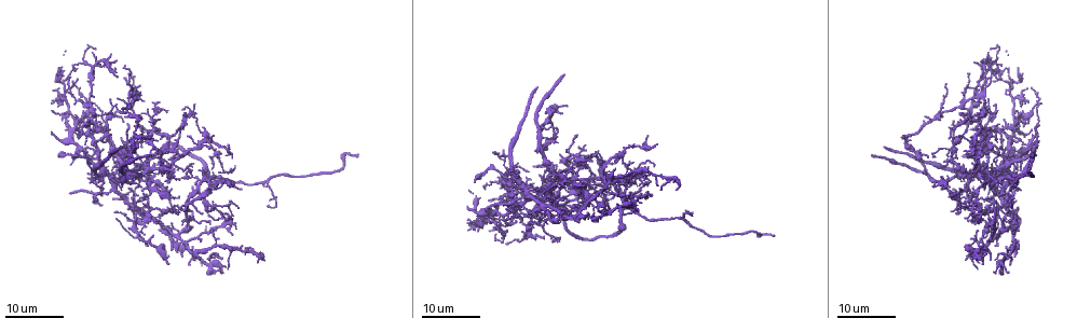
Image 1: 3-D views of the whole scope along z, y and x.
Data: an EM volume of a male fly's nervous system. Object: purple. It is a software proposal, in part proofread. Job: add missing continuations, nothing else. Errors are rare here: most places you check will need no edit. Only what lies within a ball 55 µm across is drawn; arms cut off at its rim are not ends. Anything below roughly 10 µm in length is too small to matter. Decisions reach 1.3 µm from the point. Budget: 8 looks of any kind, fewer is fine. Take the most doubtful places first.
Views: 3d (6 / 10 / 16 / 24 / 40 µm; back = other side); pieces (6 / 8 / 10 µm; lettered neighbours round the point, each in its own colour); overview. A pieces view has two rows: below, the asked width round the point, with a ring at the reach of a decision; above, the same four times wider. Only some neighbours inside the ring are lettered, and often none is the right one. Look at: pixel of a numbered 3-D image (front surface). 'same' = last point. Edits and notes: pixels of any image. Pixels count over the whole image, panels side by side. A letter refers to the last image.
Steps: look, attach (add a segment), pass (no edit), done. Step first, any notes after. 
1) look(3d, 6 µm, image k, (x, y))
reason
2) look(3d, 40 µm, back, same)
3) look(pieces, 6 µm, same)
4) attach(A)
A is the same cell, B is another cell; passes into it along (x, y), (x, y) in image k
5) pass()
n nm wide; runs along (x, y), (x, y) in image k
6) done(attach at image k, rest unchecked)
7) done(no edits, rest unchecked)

look(3d, 24 µm, image 1, (1038, 127))
tapers out

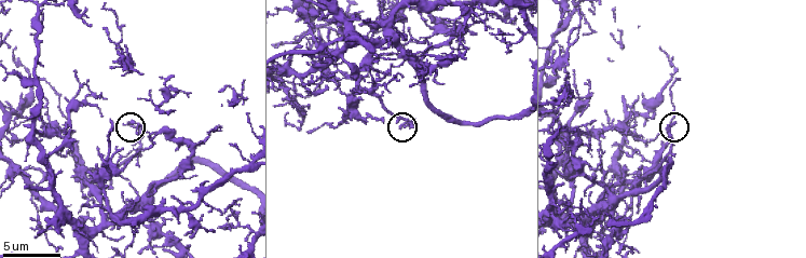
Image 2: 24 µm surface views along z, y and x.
look(pieces, 6 µm, image 2, (673, 124))

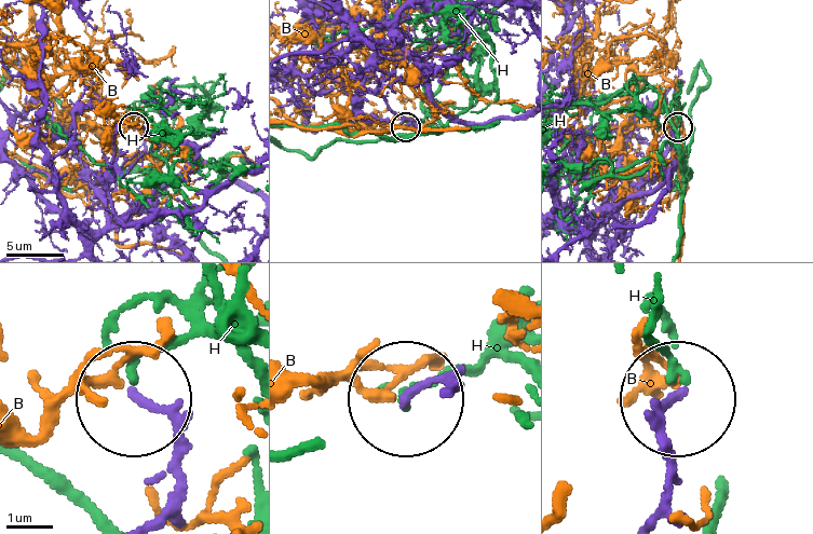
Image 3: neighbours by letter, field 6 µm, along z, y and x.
pass()
160 nm wide; B and H are other cells; runs along (660, 512), (672, 490), (660, 420), (679, 400) in image 3; none of them fits

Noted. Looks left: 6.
look(3d, 10 µm, image 2, (629, 186))
branch stops here

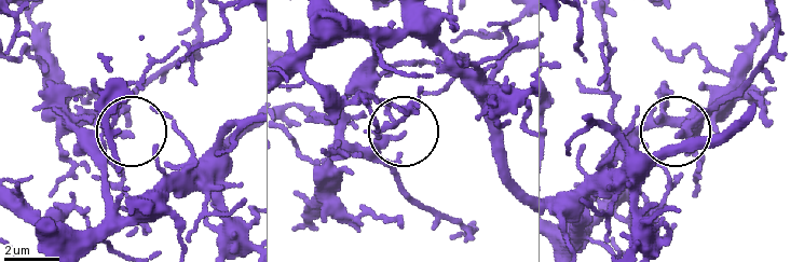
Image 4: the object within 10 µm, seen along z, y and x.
look(pieces, 10 µm, image 4, (679, 135))

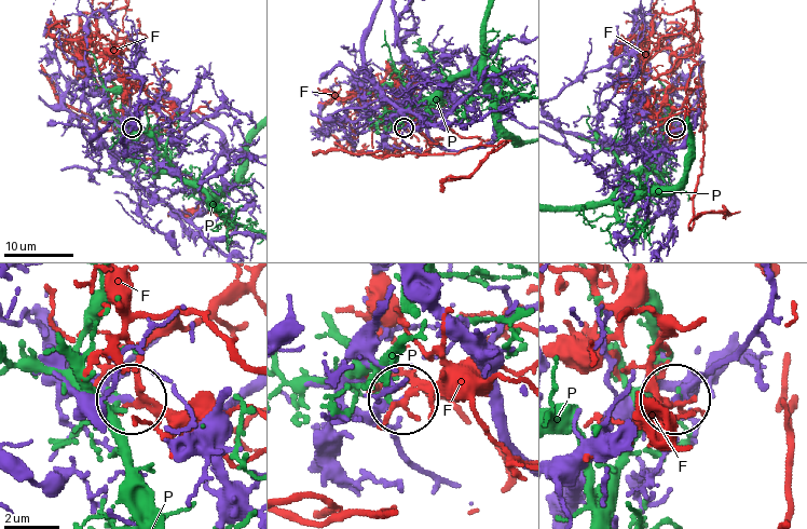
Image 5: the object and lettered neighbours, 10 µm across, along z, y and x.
pass()
F and P are other cells; no lettered segment goes on from it

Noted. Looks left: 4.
look(pieces, 10 µm, image 2, (110, 119))
tapers out

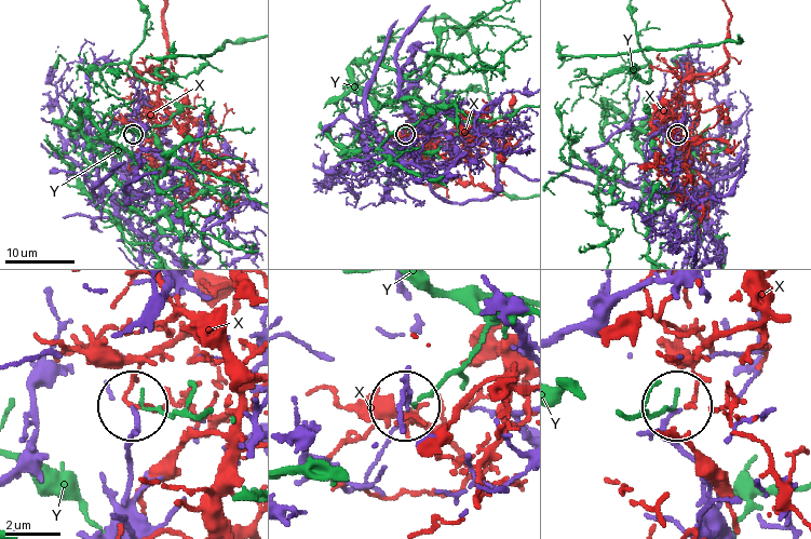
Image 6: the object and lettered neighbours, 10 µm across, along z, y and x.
pass()
X and Y are other cells; no lettered segment goes on from it

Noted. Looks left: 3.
look(3d, 24 µm, image 1, (980, 218))
an open end

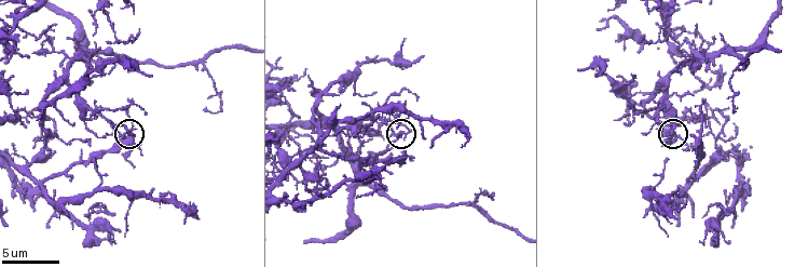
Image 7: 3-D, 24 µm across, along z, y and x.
look(3d, 6 µm, image 7, (670, 132))

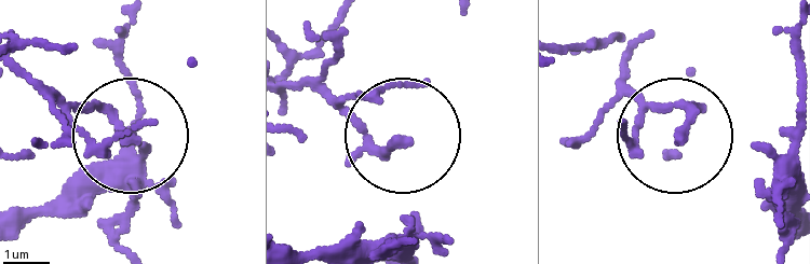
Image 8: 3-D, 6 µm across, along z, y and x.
look(pieces, 8 µm, image 8, (406, 139))
see the neighbours

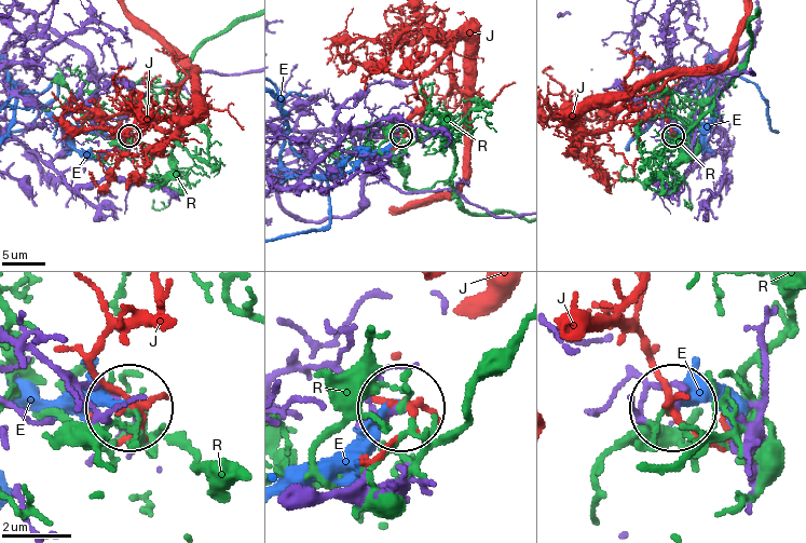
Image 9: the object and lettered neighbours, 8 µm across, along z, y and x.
pass()
180 nm wide; E, J and R are other cells; none of them fits

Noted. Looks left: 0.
done(no edits, rest unchecked)

